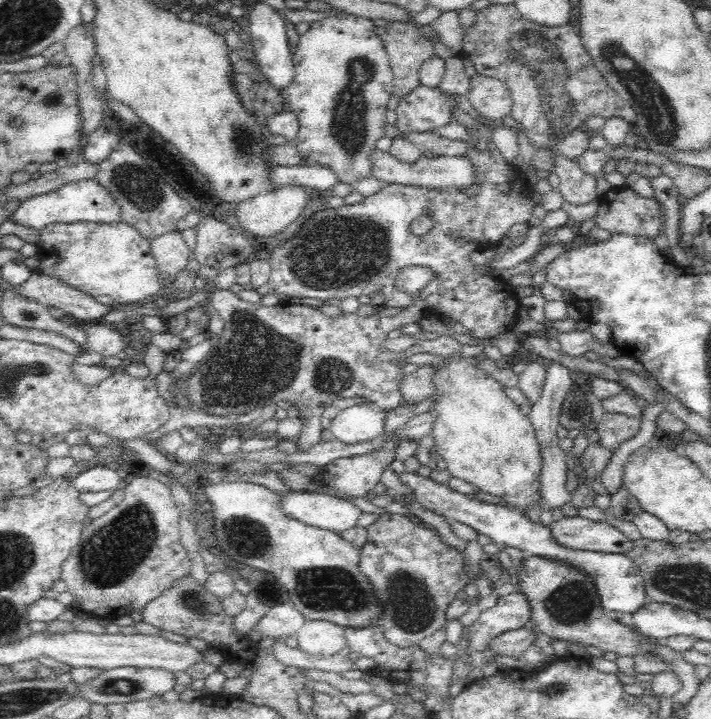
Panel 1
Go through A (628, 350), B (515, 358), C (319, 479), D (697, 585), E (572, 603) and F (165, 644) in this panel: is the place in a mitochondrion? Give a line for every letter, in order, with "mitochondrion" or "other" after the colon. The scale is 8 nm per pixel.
A: other
B: other
C: other
D: mitochondrion
E: mitochondrion
F: other

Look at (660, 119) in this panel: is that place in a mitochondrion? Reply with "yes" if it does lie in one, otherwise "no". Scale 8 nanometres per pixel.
yes

